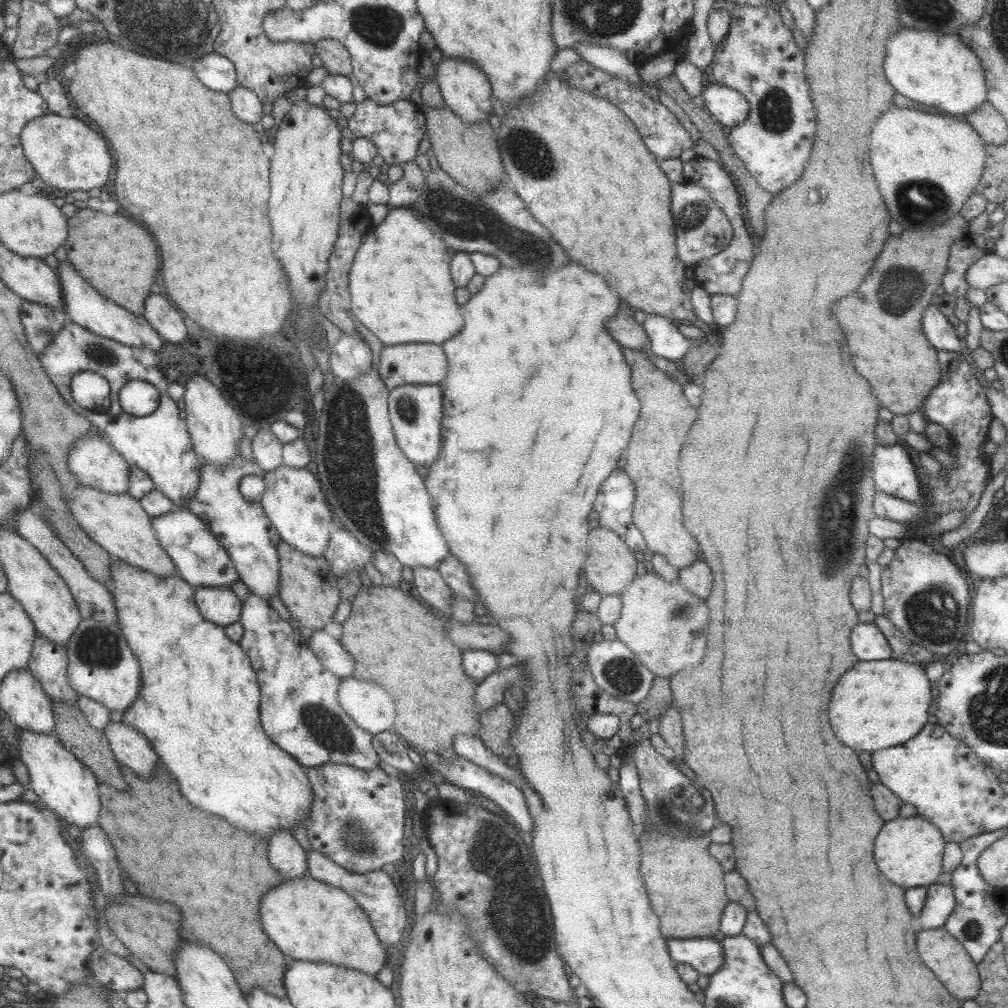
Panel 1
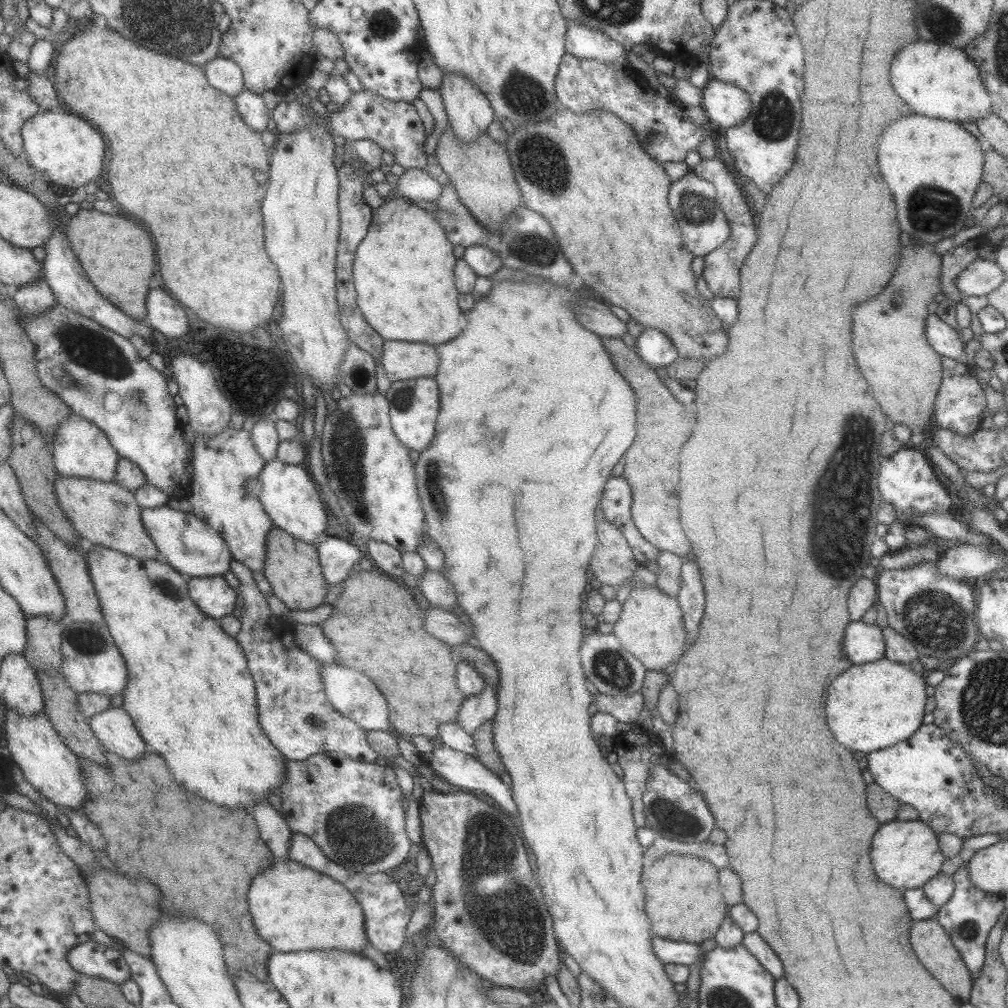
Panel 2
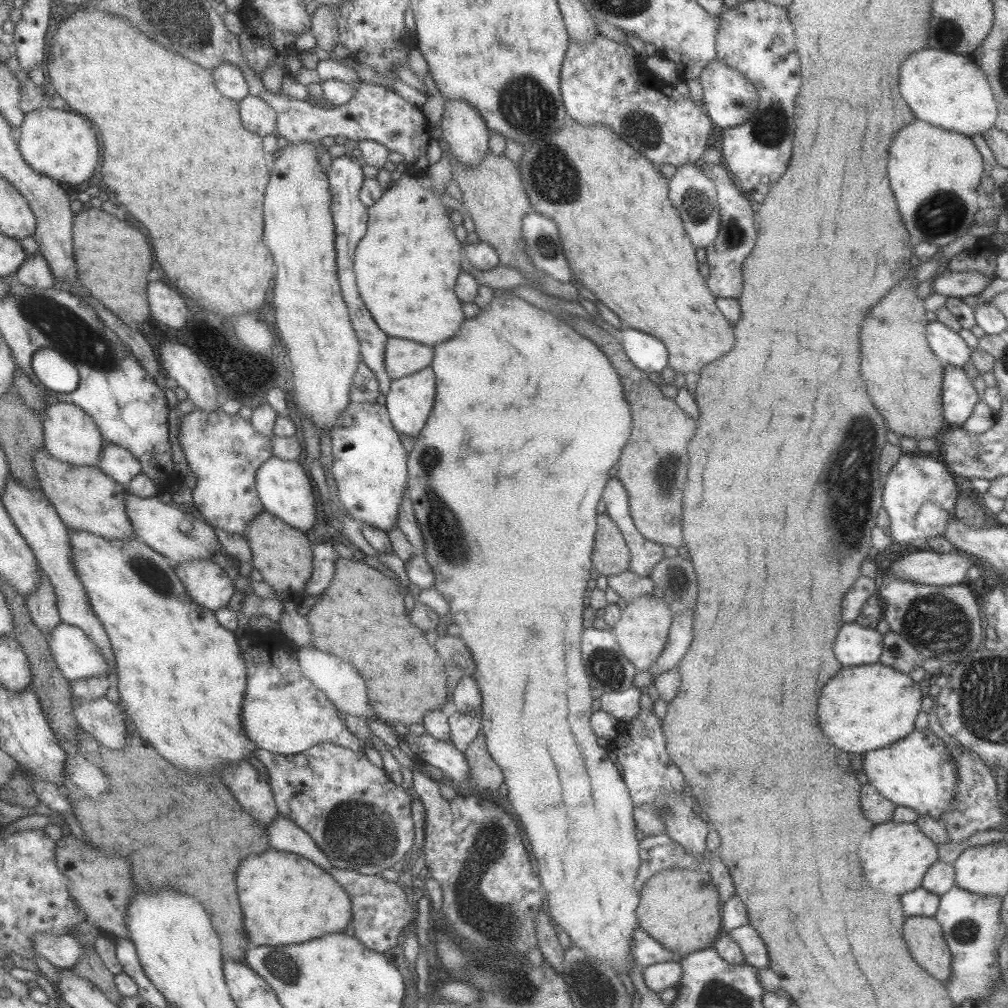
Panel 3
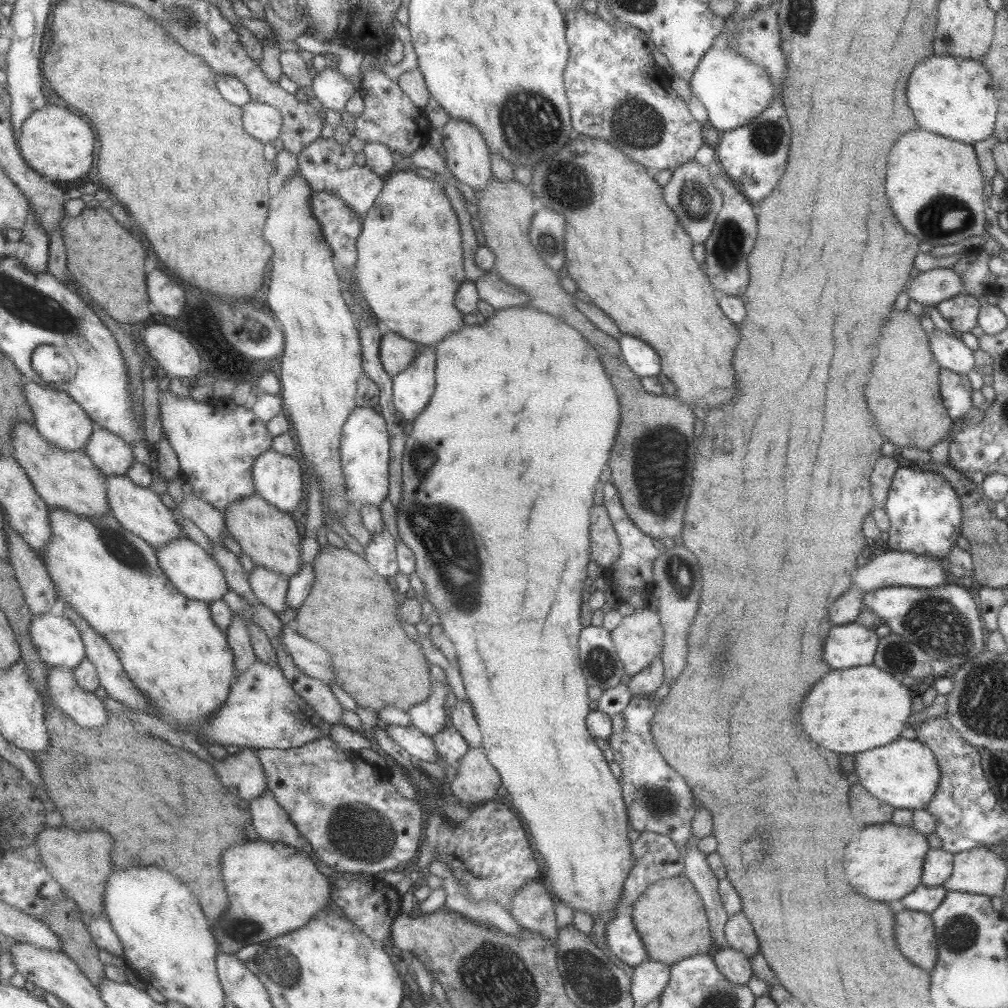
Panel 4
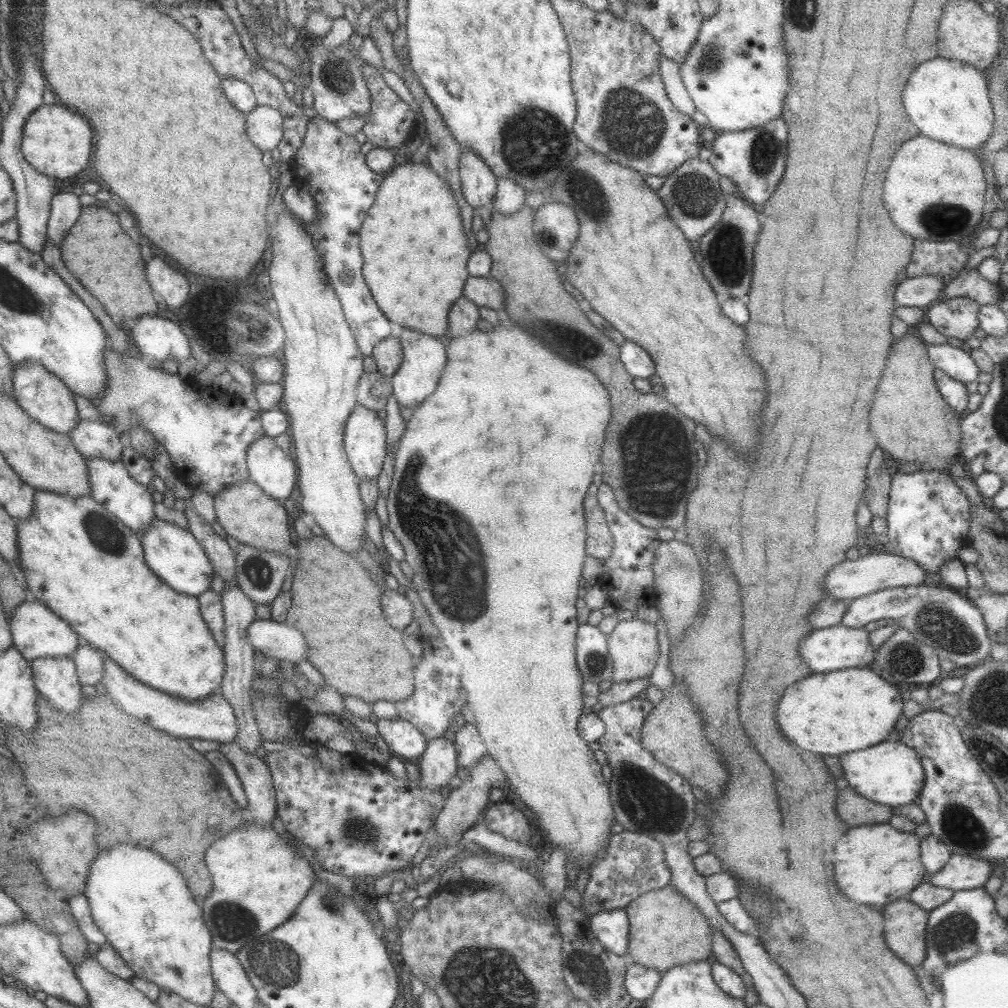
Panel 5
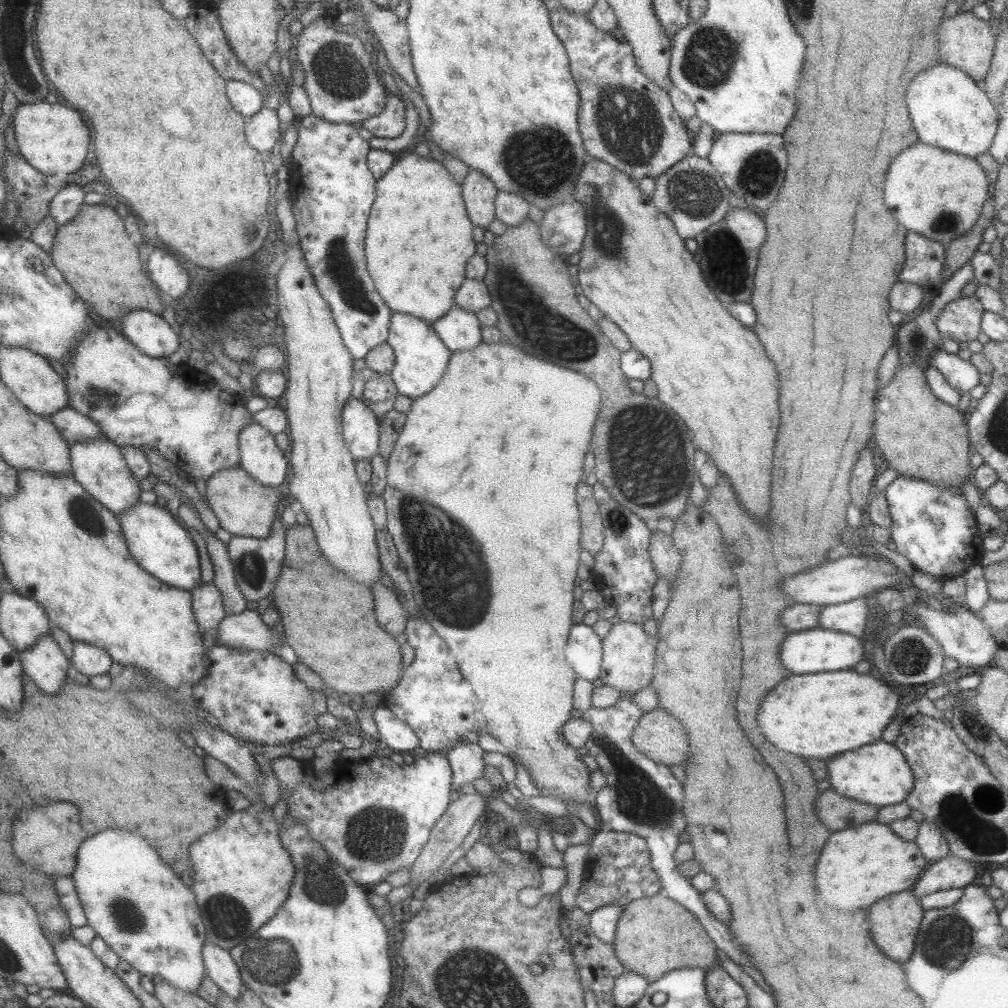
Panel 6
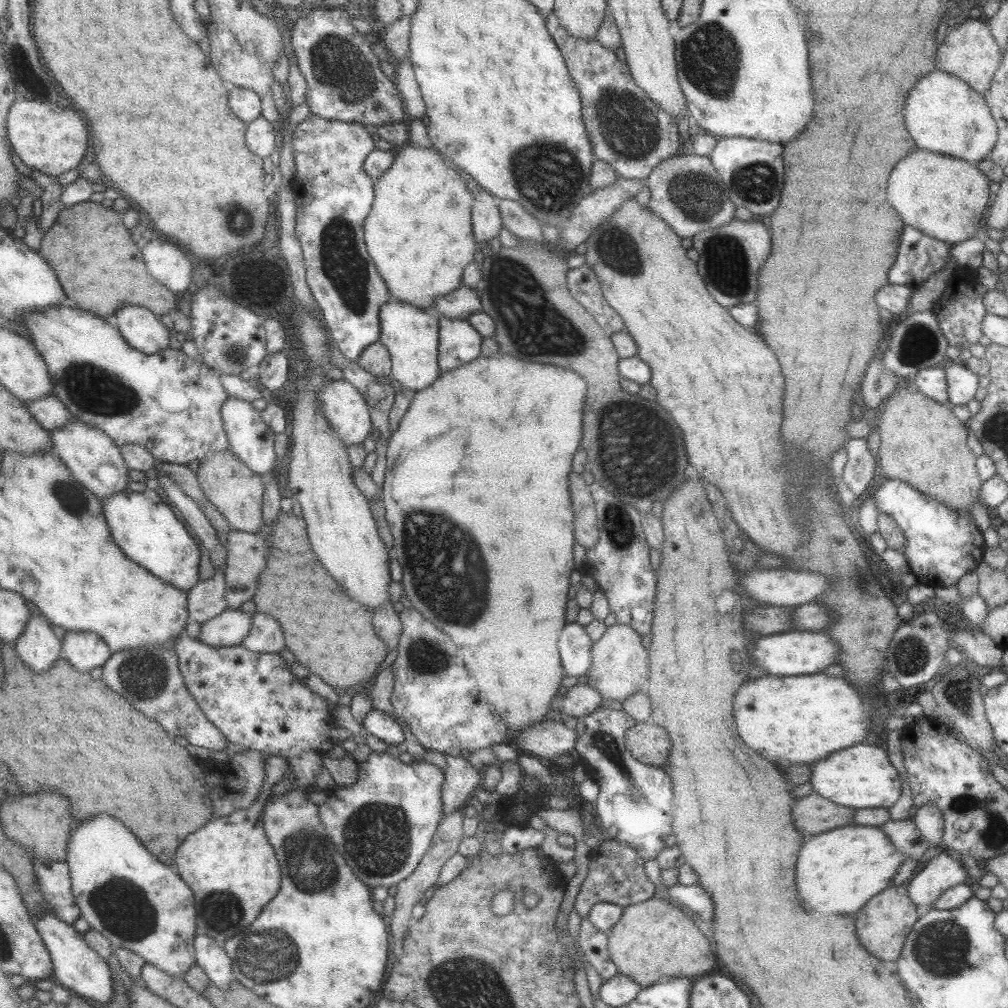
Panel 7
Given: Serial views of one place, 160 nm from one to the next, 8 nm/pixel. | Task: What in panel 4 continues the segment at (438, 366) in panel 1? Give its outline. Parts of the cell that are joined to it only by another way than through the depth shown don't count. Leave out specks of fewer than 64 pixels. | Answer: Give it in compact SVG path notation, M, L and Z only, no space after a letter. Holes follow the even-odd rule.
M384 330L379 343L379 358L385 373L393 378L414 359L418 344L399 336L396 332Z

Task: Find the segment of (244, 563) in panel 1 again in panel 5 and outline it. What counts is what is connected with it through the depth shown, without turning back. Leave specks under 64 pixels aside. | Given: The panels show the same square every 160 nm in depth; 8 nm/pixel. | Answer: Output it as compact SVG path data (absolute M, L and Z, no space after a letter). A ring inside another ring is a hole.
M111 347L102 350L103 370L107 384L103 394L92 402L92 405L105 418L112 418L112 427L126 439L128 432L138 424L150 432L150 435L161 444L170 456L175 466L176 476L193 488L203 489L211 496L217 494L223 487L248 479L245 451L252 440L264 434L258 415L259 409L249 409L243 405L237 395L230 395L214 387L197 388L189 380L179 378L177 373L164 372L161 367L145 363L139 355L130 356L118 353Z

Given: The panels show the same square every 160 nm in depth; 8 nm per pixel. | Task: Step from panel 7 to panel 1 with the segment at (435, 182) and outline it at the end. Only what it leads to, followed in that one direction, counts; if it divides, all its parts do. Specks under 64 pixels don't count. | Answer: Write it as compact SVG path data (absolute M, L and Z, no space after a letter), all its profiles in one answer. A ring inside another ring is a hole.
M389 207L379 224L372 225L370 235L359 245L348 275L350 313L383 345L407 343L441 344L455 336L463 326L463 316L455 302L455 284L450 276L447 246L411 207Z

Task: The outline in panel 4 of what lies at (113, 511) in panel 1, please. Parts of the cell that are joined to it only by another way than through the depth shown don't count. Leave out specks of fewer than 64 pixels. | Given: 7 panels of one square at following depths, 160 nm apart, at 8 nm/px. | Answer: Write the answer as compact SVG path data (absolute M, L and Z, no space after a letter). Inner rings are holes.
M19 421L12 428L12 441L14 456L48 506L67 509L89 518L110 512L106 497L106 476L83 450L63 450L51 444L27 421Z

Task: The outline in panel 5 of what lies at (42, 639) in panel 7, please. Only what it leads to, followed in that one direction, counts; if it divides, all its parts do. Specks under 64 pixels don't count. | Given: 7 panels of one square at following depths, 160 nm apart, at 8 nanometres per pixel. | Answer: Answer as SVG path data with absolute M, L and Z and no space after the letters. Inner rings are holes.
M41 657L31 659L29 665L39 695L60 711L78 711L83 695L74 661L69 657Z

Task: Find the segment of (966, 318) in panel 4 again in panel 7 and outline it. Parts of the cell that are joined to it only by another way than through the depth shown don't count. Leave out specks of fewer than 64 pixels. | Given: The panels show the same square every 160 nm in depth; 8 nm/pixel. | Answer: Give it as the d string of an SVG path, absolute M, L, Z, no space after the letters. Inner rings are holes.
M959 269L949 279L945 290L933 307L939 330L949 346L955 346L958 349L969 348L981 338L981 324L987 314L982 304L982 296L987 292L985 287L977 283L974 271L968 272Z

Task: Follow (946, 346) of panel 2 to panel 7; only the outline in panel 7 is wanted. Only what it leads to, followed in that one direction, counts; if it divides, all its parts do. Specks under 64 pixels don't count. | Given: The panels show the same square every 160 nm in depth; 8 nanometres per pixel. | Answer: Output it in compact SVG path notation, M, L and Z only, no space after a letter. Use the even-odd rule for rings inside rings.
M946 360L942 365L945 369L947 405L966 405L978 390L978 376L961 364Z

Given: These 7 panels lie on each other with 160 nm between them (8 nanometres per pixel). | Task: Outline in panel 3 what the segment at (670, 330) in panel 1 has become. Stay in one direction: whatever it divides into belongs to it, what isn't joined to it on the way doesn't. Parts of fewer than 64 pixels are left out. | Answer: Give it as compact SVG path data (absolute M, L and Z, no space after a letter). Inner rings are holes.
M623 326L620 329L623 352L627 358L645 374L659 372L665 368L668 352L665 345L654 336Z

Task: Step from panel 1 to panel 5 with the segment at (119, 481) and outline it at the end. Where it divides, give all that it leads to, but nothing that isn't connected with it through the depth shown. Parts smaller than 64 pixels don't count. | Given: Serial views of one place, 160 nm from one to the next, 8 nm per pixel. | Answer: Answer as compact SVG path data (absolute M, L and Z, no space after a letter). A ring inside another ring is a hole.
M27 361L15 365L13 378L15 384L15 397L21 407L39 424L55 432L68 436L68 432L81 422L75 410L75 401L69 388L57 376L51 376L47 369L39 363Z

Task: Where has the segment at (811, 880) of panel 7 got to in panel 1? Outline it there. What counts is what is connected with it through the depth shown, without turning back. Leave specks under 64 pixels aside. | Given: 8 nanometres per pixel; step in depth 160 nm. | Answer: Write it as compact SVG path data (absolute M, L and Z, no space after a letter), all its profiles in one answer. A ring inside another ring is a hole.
M897 817L891 822L885 822L881 832L875 838L875 864L879 872L891 880L897 886L904 889L911 887L926 887L934 882L938 874L941 874L941 862L945 841L939 829L923 817Z

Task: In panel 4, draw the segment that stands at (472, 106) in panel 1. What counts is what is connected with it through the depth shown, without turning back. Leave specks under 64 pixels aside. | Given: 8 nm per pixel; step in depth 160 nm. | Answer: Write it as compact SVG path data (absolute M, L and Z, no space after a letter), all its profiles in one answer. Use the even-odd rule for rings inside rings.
M450 118L443 125L441 134L442 146L446 150L446 167L453 176L467 184L472 190L483 190L492 177L490 171L490 152L479 131L464 120Z

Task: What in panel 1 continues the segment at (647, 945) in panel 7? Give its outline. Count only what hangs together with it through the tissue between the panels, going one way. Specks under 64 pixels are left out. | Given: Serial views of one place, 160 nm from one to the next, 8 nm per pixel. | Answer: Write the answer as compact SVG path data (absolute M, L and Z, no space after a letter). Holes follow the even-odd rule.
M645 822L648 828L636 829L640 846L639 874L647 888L649 902L653 912L659 916L659 928L664 937L676 939L690 939L691 937L713 937L720 927L720 916L727 906L728 900L724 893L724 870L722 866L709 855L708 847L701 845L700 836L687 838L673 838L663 834Z

